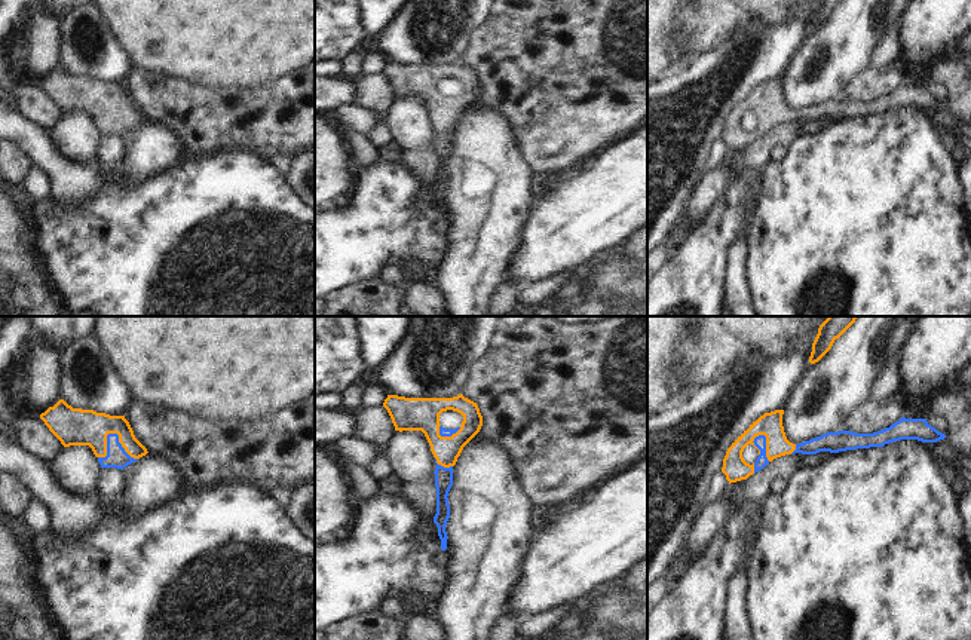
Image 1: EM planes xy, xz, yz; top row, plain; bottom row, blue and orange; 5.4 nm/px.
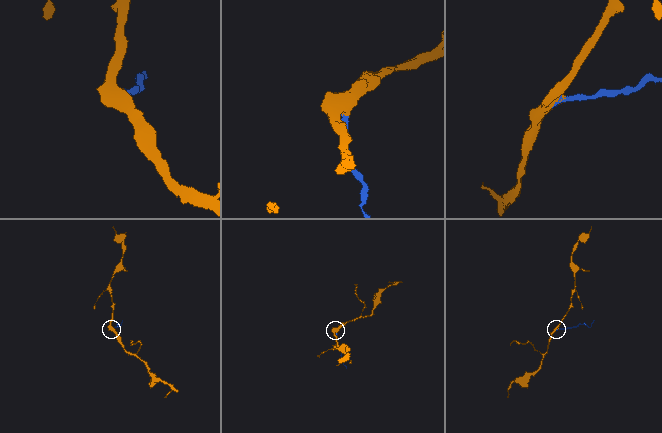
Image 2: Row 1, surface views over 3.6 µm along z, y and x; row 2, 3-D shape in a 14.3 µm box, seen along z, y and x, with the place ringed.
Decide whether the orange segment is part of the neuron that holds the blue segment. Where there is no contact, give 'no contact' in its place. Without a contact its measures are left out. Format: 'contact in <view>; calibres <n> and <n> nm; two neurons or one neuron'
contact in xy; calibres 110 and 200 nm; one neuron

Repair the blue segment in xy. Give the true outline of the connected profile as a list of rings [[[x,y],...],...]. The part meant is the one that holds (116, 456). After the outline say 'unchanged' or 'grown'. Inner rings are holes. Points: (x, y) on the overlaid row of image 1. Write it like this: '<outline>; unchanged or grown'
[[[59,399],[40,419],[64,447],[89,445],[101,468],[123,469],[148,453],[125,416],[73,408]]]; grown

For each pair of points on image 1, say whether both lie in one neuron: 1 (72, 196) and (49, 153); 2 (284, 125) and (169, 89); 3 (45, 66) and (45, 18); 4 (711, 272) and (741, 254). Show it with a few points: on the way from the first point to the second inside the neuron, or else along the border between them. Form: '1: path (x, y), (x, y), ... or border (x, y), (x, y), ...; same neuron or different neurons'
1: path (72, 186), (55, 164); same neuron
2: path (256, 113), (198, 112); same neuron
3: path (45, 54), (45, 30); same neuron
4: border (738, 232), (728, 251), (723, 281), (725, 300); different neurons

